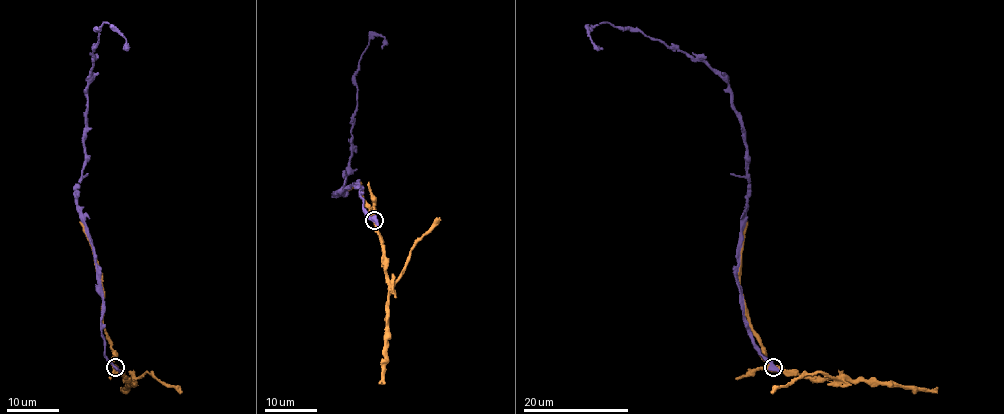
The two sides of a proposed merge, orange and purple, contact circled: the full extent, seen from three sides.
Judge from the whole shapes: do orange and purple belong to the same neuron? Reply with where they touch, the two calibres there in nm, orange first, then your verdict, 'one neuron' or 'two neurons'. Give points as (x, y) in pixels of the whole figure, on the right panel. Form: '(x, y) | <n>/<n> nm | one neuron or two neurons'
(773, 367) | 480/550 nm | two neurons

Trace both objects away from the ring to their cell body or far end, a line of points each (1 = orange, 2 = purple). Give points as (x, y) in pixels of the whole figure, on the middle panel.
1: (374, 220), (383, 251), (388, 289), (385, 363), (380, 381), (384, 384)
2: (374, 220), (355, 183), (334, 195), (343, 192), (349, 172), (358, 62), (372, 37), (384, 39), (381, 49)

